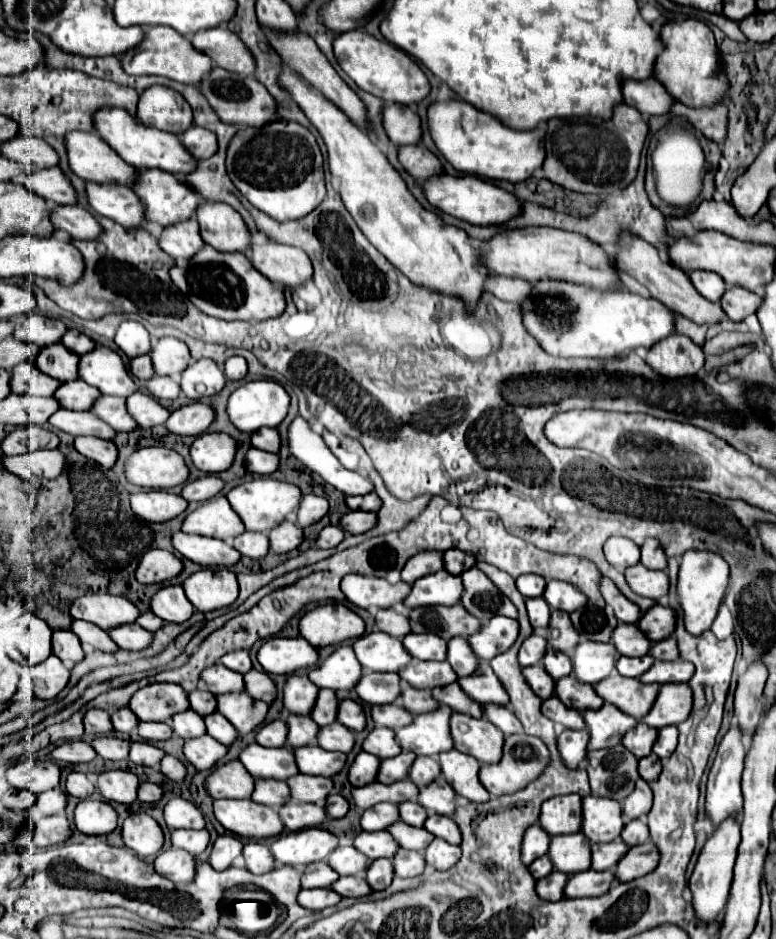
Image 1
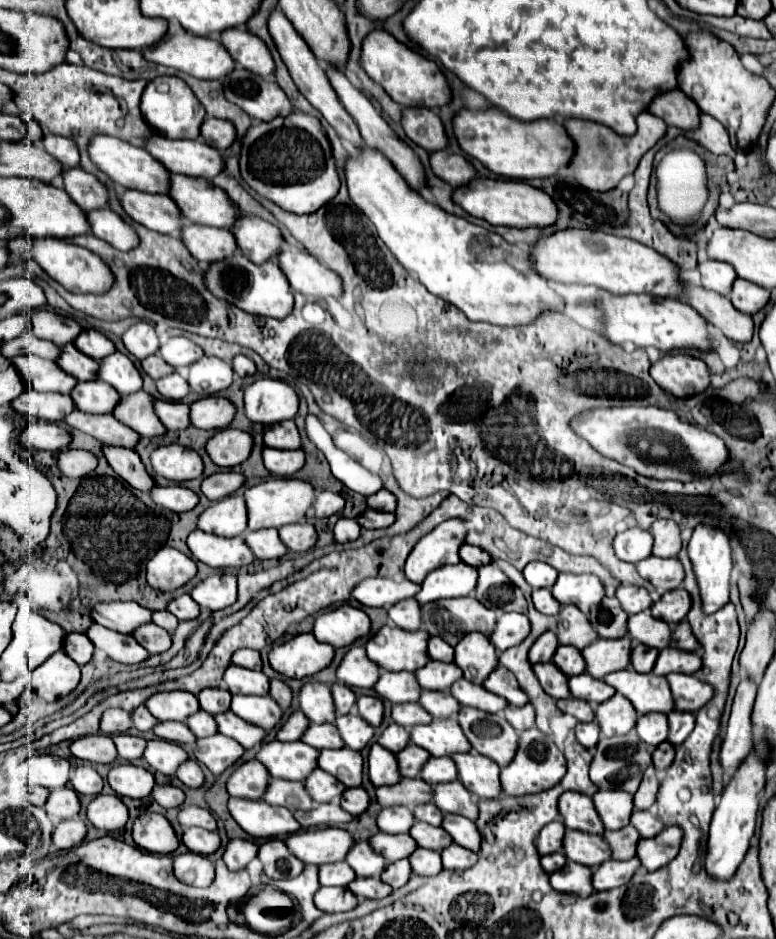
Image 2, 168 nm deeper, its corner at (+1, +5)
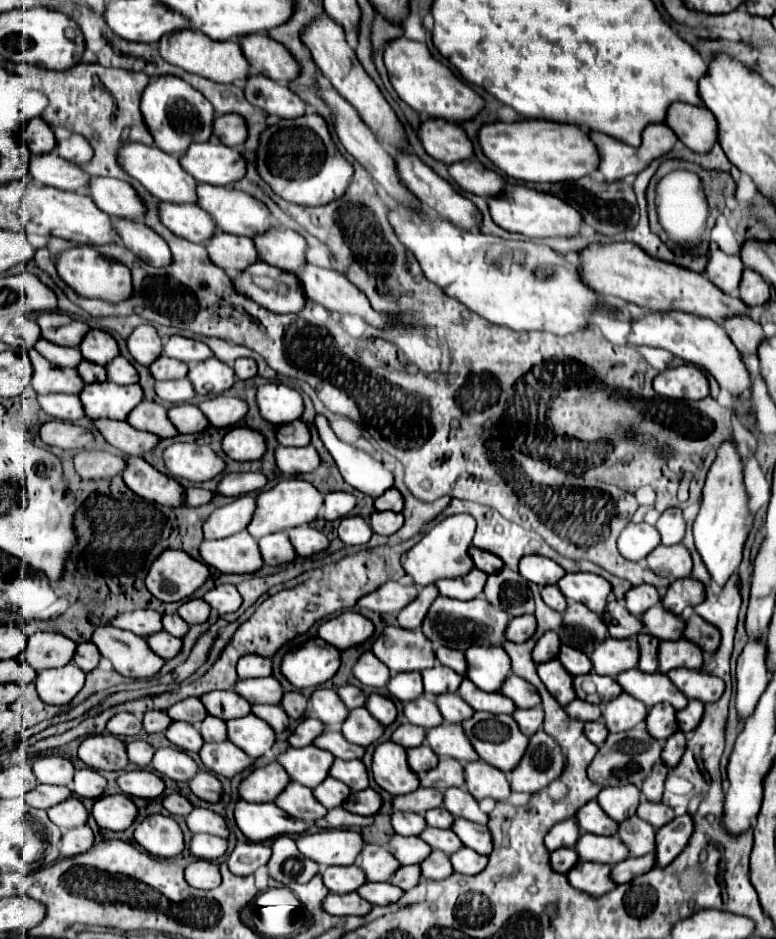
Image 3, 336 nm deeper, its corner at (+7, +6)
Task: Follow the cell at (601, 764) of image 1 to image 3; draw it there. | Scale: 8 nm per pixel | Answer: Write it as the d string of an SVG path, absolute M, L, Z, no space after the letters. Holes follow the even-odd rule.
M636 725L630 731L624 733L610 733L608 739L600 745L594 761L588 767L588 777L594 783L600 783L602 787L612 787L612 785L636 785L640 787L644 783L644 777L652 771L652 765L656 759L660 759L664 741L656 741L644 725Z

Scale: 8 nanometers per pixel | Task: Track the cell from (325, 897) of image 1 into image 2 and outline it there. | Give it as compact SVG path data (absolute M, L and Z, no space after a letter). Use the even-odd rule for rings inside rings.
M322 886L314 894L314 904L322 912L346 912L358 904L358 898L350 894L348 888L332 888Z

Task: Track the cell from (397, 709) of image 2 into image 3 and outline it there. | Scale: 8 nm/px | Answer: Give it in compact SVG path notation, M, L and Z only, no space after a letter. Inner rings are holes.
M418 697L410 703L404 705L404 715L412 725L424 727L424 729L432 729L434 725L442 725L444 719L438 713L440 709L436 709L436 701L432 701L432 697Z

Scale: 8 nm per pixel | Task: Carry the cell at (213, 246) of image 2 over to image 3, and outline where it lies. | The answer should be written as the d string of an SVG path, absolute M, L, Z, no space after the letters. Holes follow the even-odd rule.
M216 233L206 245L212 263L222 267L230 277L238 277L248 265L260 261L254 241L248 237L238 237L232 233Z

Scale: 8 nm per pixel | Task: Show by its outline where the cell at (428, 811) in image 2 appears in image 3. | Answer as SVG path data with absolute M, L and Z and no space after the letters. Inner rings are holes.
M436 807L426 813L426 823L430 827L438 827L438 829L450 829L454 819L456 817L452 817L452 813L448 813L444 807Z

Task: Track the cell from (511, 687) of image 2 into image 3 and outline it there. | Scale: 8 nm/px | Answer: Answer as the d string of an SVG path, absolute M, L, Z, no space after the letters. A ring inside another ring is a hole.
M510 675L506 679L500 693L510 697L516 703L516 707L520 707L520 709L530 709L530 707L540 705L540 695L538 695L536 687L532 683L528 683L528 681L516 677L516 675Z

